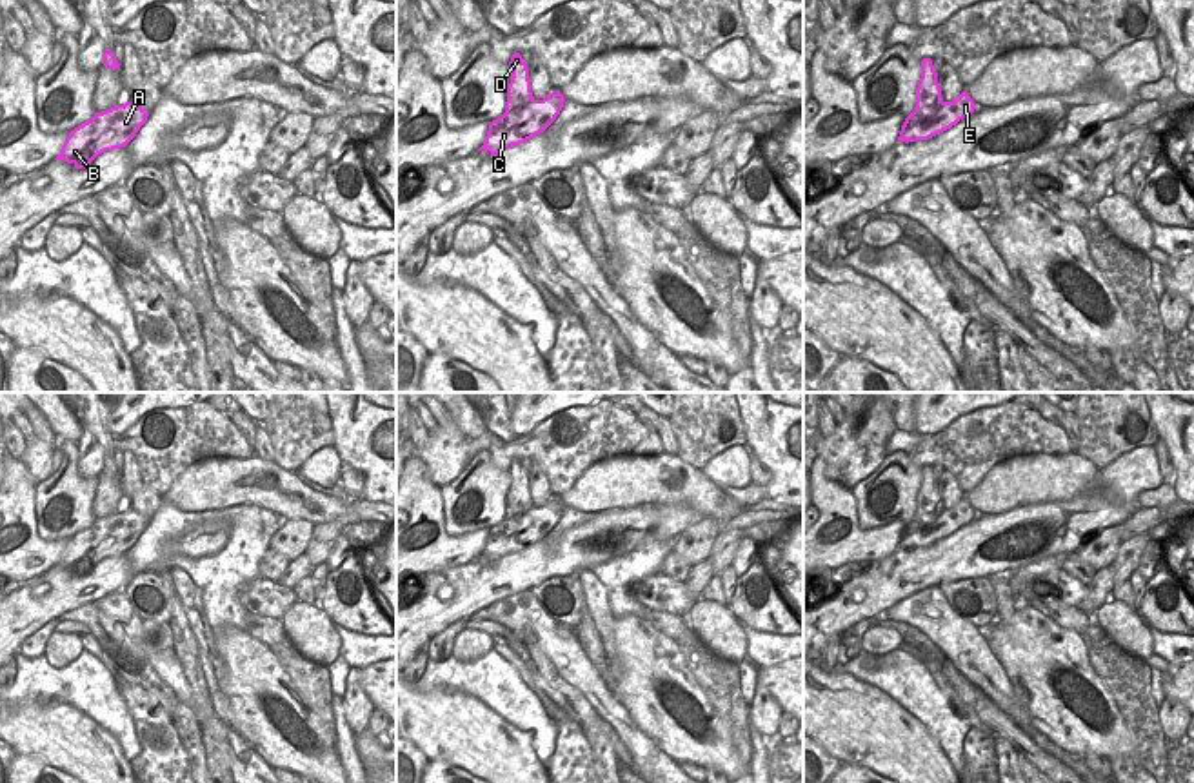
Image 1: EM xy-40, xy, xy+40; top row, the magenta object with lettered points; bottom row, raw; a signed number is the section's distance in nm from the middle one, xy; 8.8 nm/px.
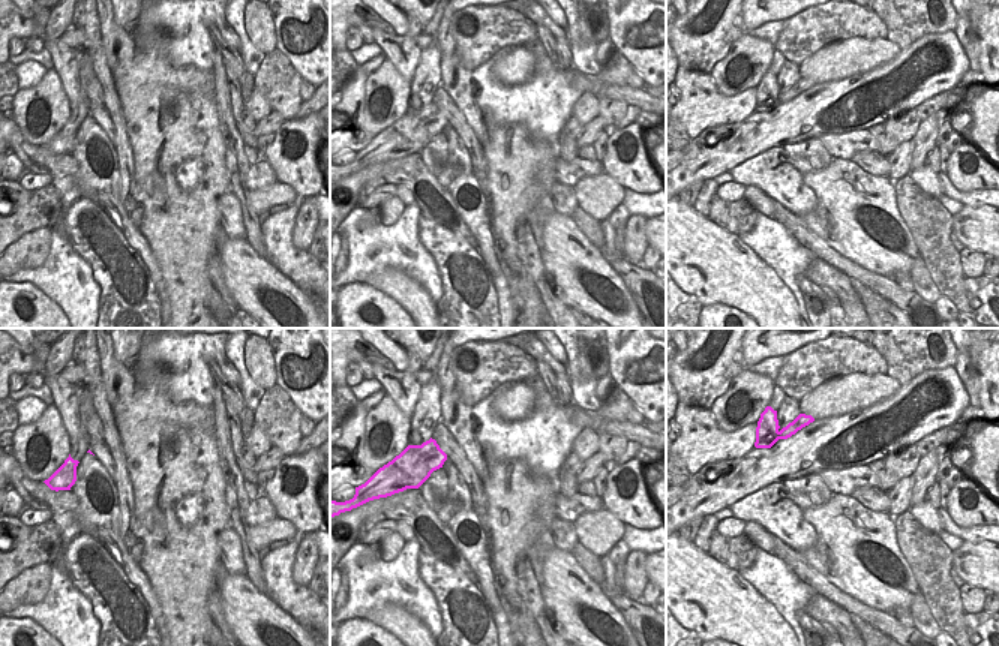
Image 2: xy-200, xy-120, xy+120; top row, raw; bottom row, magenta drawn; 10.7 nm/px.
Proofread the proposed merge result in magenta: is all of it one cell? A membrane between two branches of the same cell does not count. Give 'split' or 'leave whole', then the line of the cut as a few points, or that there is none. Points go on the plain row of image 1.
split; cut xy+40 (945, 509), (931, 525), (911, 522)

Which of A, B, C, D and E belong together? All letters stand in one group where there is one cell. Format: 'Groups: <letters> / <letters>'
Groups: A B C E / D

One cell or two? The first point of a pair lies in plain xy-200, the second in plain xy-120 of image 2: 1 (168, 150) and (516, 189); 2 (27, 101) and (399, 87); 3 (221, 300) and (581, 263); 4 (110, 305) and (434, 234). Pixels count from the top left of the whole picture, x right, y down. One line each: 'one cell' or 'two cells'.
1: one cell
2: one cell
3: two cells
4: one cell

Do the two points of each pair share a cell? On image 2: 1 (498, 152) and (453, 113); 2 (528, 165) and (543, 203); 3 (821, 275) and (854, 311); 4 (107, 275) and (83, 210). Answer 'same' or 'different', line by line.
1: different
2: same
3: same
4: same

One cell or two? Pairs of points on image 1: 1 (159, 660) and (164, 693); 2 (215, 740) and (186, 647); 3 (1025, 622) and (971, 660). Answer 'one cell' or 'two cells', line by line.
1: two cells
2: one cell
3: two cells

